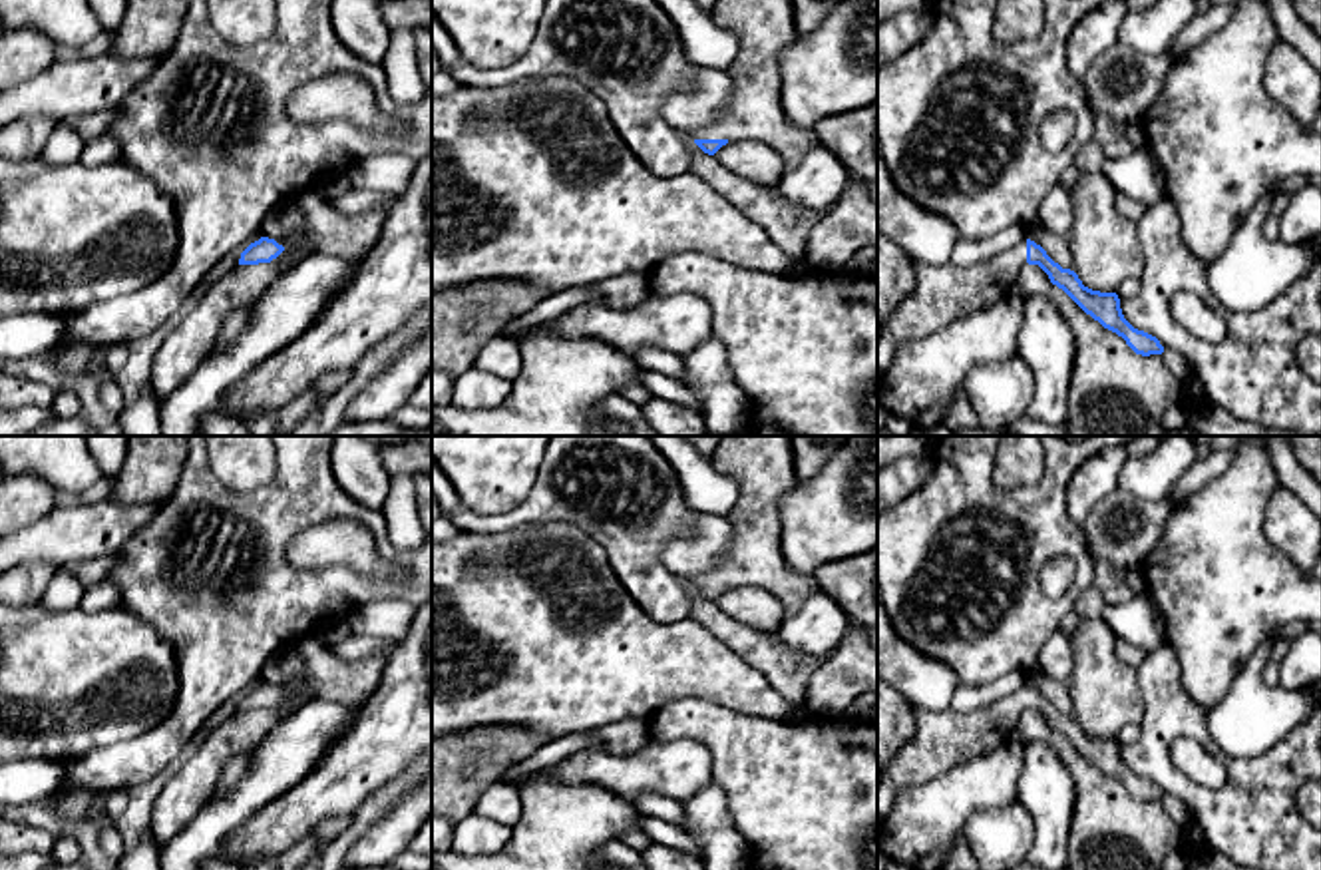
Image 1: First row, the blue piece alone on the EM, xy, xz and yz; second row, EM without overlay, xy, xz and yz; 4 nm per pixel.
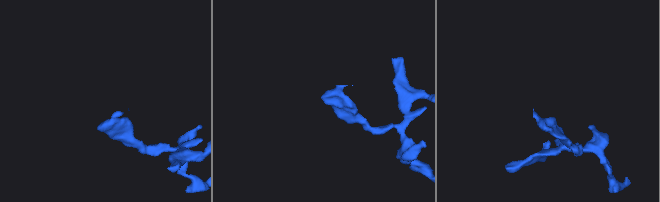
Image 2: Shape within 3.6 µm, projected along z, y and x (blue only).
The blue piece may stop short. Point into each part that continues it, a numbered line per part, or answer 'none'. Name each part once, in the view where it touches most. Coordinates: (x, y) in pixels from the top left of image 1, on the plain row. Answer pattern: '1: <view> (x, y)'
1: xz (762, 466)

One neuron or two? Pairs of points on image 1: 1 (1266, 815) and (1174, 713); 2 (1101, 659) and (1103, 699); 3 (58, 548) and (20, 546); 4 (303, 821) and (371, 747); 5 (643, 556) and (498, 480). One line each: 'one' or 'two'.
1: one
2: one
3: one
4: one
5: two

